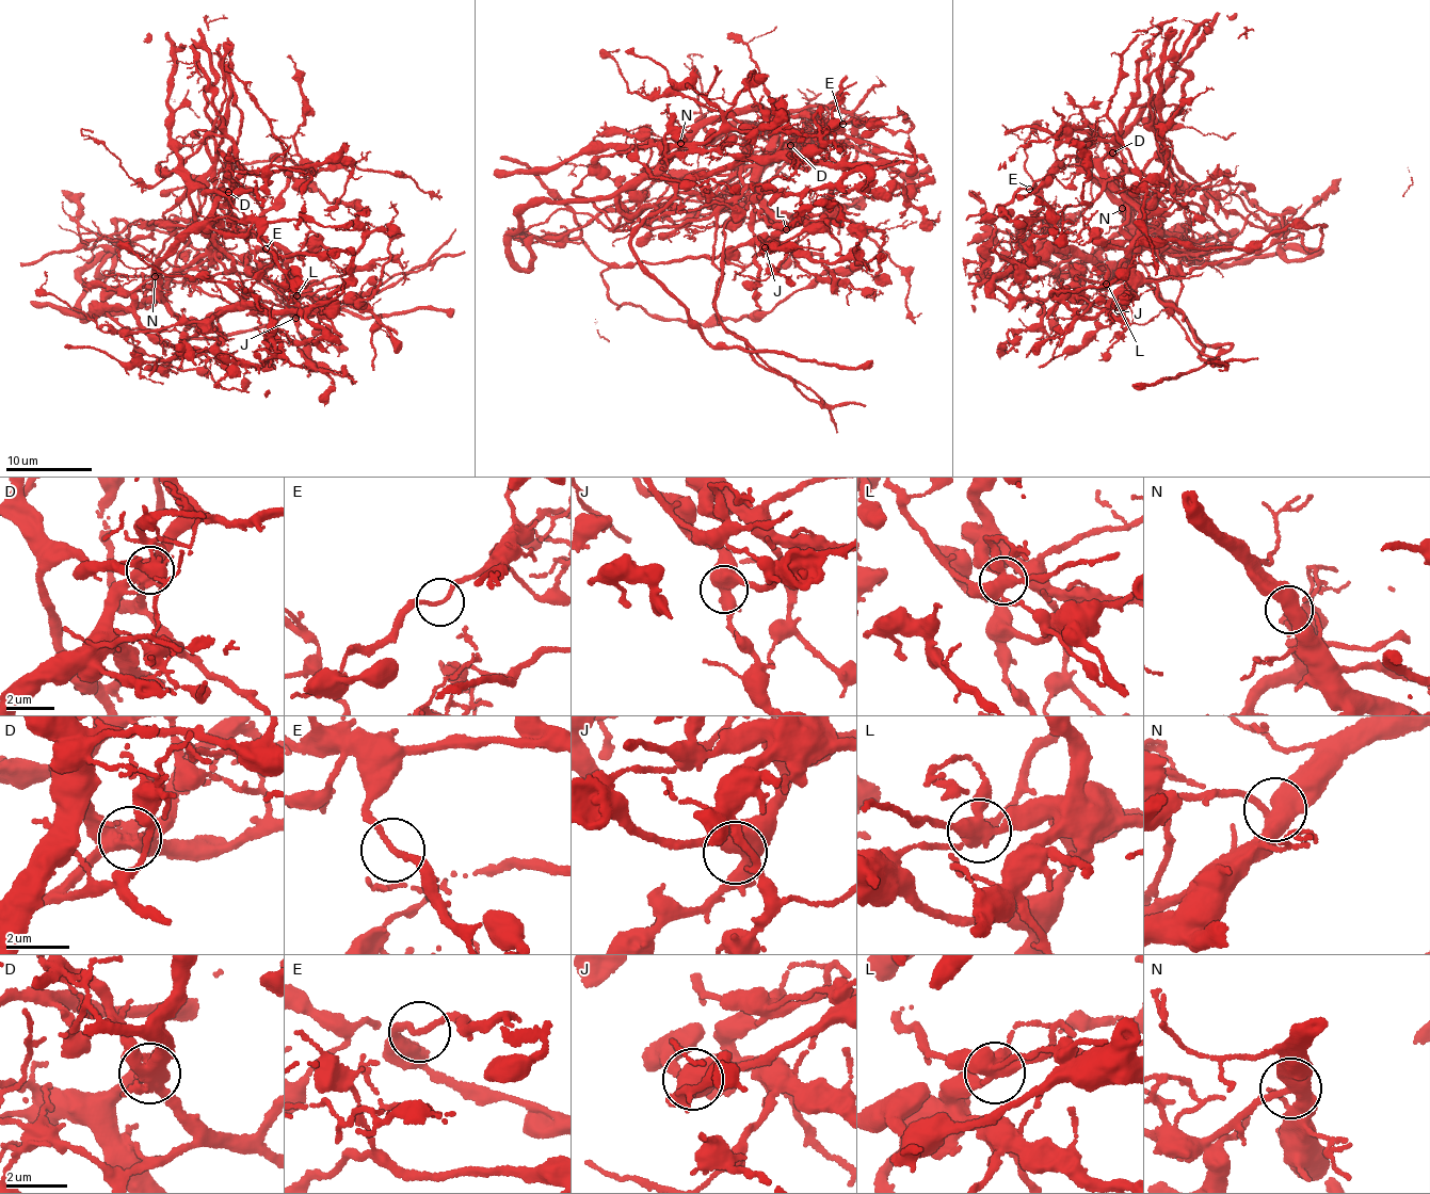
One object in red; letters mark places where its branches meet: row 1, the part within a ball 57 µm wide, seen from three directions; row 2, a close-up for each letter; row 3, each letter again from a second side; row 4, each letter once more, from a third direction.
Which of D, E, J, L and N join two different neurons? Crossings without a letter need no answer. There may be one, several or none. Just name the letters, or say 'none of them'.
D, E, L

